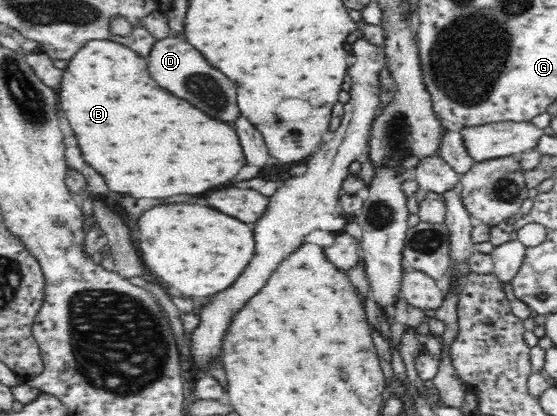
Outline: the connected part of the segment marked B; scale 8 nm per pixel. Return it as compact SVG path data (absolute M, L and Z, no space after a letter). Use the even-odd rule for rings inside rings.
M92 40L87 42L82 50L68 62L68 68L64 70L64 78L62 78L62 110L66 110L72 130L78 136L84 136L84 138L78 138L78 142L82 146L86 162L90 166L94 166L104 176L108 188L114 190L114 192L128 192L128 194L134 194L134 198L170 198L170 196L176 196L176 194L196 196L196 194L206 194L208 190L214 190L218 186L228 184L246 166L246 158L244 158L242 146L238 142L238 134L236 134L236 130L230 122L206 116L206 112L202 112L200 108L192 106L190 102L186 102L178 96L174 96L172 92L166 92L166 88L158 86L152 80L152 76L146 70L146 60L142 56L138 56L134 50L130 50L127 46L114 41Z

